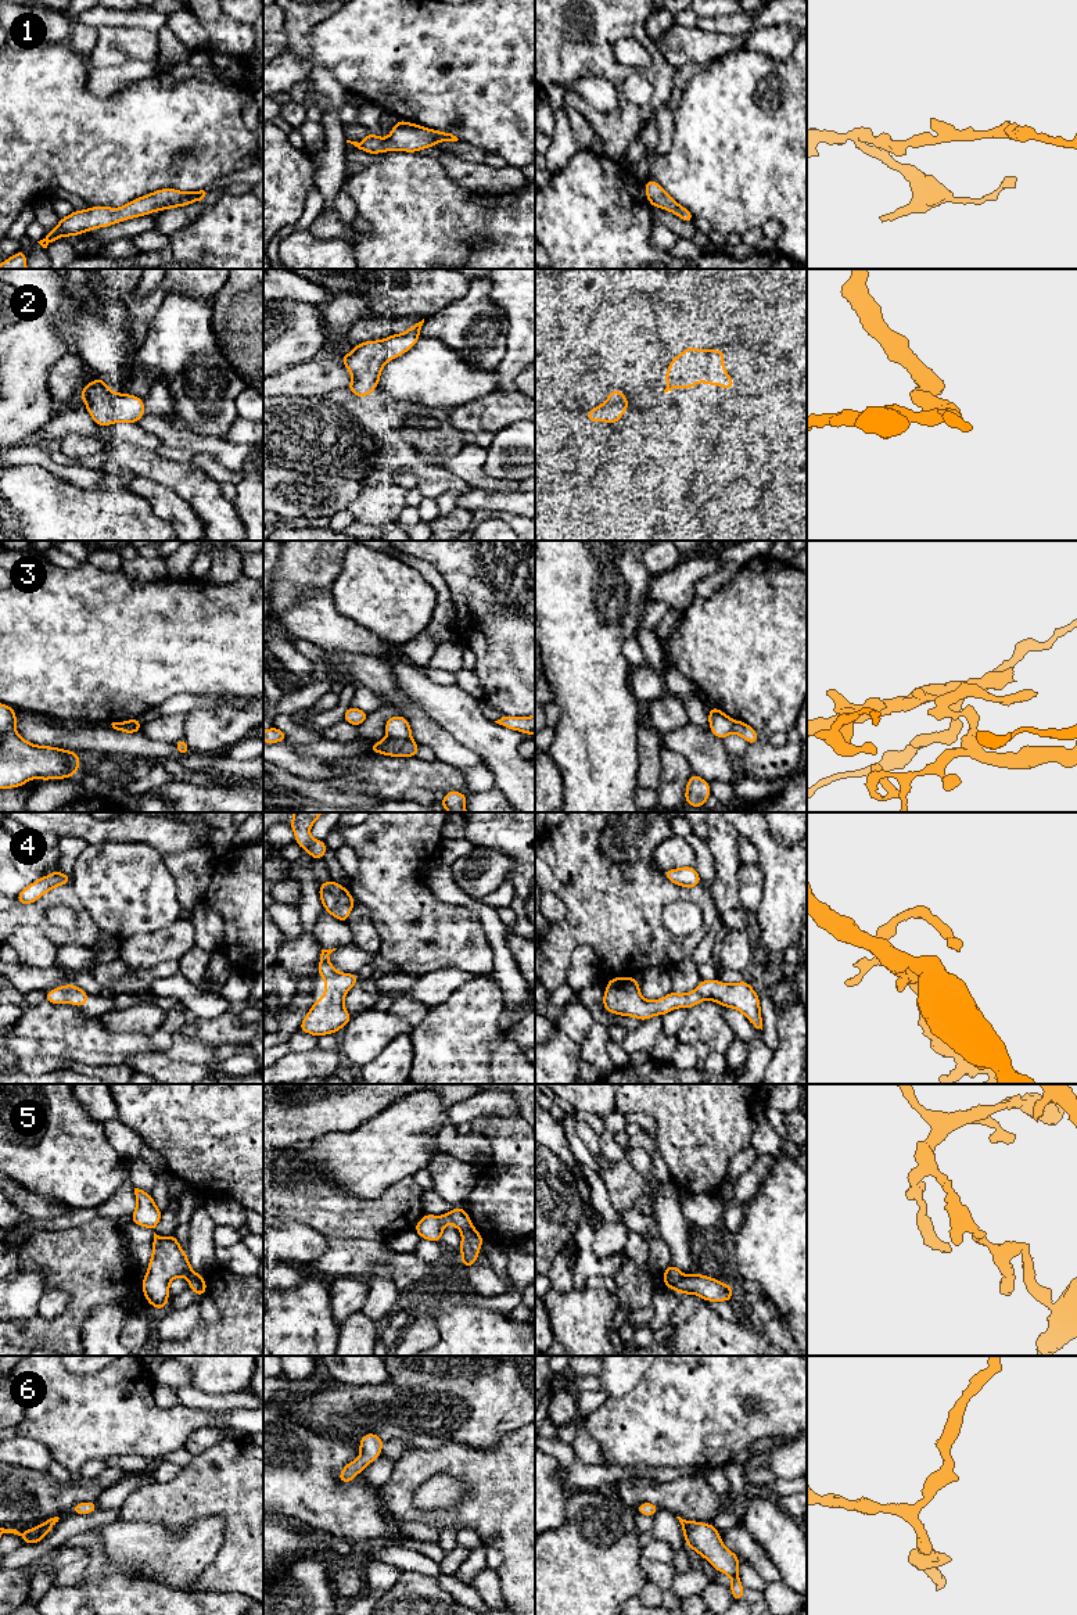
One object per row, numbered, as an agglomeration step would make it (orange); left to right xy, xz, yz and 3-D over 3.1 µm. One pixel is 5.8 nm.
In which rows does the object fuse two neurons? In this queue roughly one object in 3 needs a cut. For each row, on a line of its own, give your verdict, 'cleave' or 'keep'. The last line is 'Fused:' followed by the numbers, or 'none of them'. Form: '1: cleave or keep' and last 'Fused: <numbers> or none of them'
1: keep
2: keep
3: cleave
4: keep
5: cleave
6: keep
Fused: 3, 5

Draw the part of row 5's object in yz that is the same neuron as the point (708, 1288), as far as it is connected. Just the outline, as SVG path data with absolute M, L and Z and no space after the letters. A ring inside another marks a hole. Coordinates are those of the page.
M703 1274L683 1275L674 1289L685 1295L700 1295L704 1302L730 1302L733 1296L732 1285Z

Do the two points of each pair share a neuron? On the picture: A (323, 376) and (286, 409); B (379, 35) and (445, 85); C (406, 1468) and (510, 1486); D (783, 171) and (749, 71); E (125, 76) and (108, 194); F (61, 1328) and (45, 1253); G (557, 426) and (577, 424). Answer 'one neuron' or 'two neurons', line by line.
A: two neurons
B: one neuron
C: one neuron
D: one neuron
E: two neurons
F: one neuron
G: one neuron

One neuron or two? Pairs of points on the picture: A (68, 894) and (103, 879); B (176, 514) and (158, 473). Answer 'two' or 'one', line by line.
A: two
B: two

